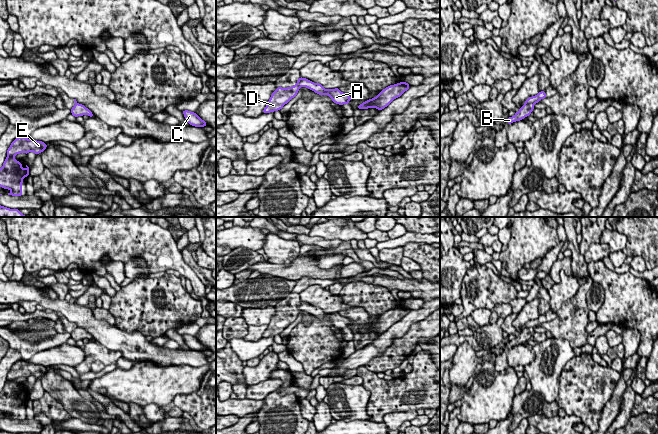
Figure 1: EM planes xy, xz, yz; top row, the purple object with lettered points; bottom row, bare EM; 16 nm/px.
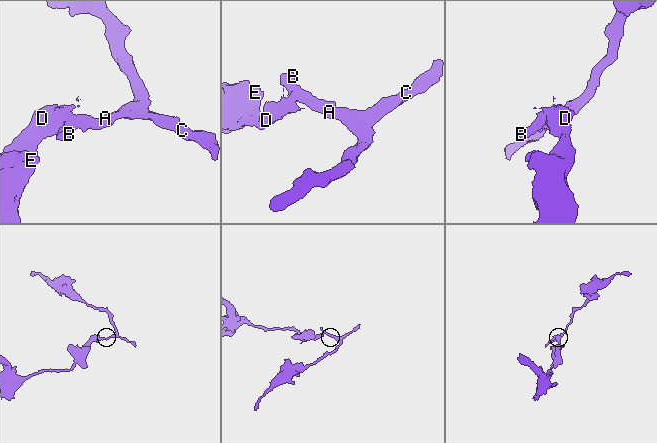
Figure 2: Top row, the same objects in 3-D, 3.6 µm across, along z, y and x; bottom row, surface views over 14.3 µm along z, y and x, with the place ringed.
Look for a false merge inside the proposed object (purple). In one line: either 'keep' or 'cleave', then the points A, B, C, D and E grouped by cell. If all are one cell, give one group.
cleave; A B C / D E

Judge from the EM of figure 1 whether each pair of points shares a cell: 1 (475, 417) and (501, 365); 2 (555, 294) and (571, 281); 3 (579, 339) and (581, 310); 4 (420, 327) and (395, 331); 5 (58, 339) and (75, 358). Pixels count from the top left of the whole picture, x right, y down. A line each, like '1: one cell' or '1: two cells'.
1: two cells
2: one cell
3: one cell
4: two cells
5: two cells

